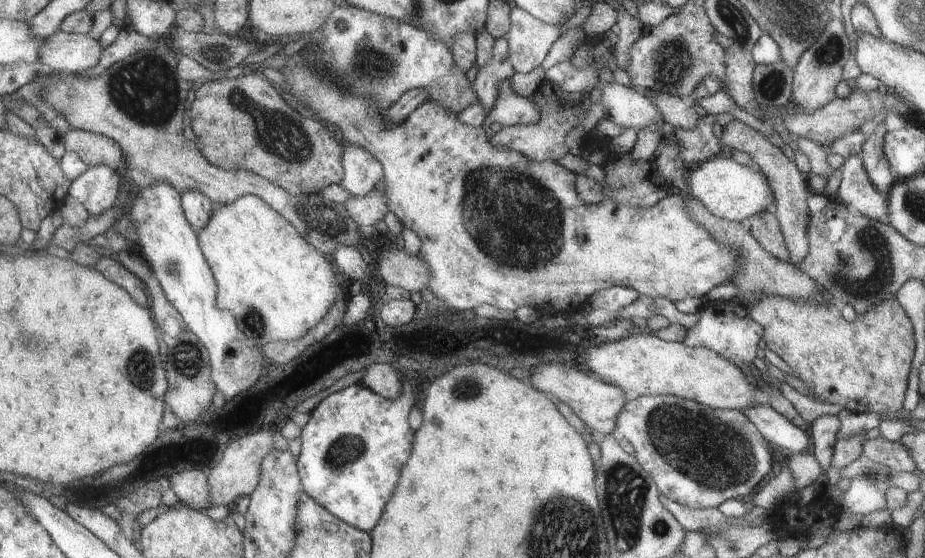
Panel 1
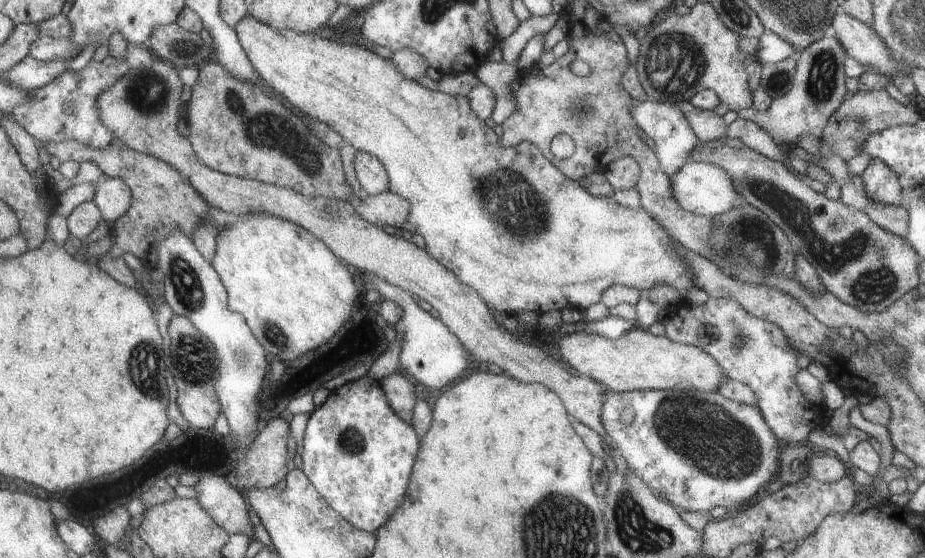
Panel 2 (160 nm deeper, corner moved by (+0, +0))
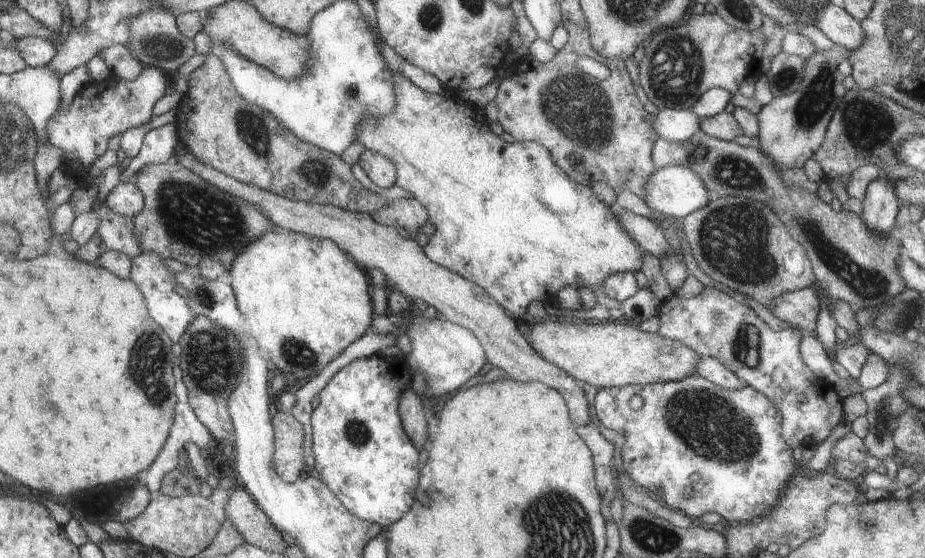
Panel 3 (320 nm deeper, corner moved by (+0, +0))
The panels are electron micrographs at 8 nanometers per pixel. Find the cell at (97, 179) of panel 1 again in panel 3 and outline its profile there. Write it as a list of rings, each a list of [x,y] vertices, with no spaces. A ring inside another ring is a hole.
[[[121,182],[110,191],[105,203],[119,215],[135,217],[145,208],[145,197],[134,182]]]

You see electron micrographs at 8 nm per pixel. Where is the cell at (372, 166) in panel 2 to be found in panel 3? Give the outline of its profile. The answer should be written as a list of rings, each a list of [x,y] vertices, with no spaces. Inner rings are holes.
[[[366,149],[358,164],[364,169],[368,178],[380,188],[390,188],[397,182],[397,168],[394,160],[382,153]]]

